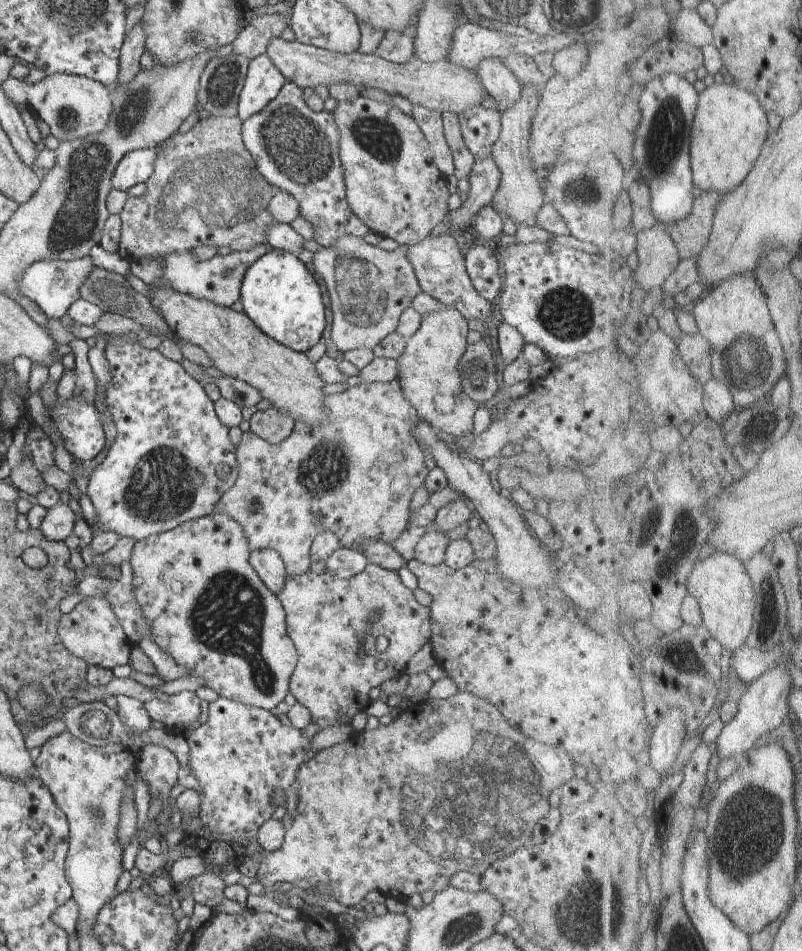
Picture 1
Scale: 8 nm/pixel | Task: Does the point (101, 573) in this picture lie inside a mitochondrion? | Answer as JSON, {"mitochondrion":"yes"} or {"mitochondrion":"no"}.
{"mitochondrion":"no"}

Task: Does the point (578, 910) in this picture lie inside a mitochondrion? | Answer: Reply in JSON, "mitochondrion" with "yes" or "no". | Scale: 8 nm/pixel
{"mitochondrion":"yes"}

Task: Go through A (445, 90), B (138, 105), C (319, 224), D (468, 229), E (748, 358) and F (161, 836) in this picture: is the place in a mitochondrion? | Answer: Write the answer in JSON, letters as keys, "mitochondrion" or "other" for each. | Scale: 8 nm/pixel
{"A":"other","B":"mitochondrion","C":"other","D":"other","E":"mitochondrion","F":"other"}

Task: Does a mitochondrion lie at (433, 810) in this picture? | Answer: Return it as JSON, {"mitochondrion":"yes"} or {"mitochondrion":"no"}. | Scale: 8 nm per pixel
{"mitochondrion":"yes"}

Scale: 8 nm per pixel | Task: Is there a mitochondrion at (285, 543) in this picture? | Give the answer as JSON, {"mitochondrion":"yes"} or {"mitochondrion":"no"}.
{"mitochondrion":"no"}

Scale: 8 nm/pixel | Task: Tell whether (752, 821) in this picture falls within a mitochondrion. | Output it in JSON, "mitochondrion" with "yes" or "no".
{"mitochondrion":"yes"}

